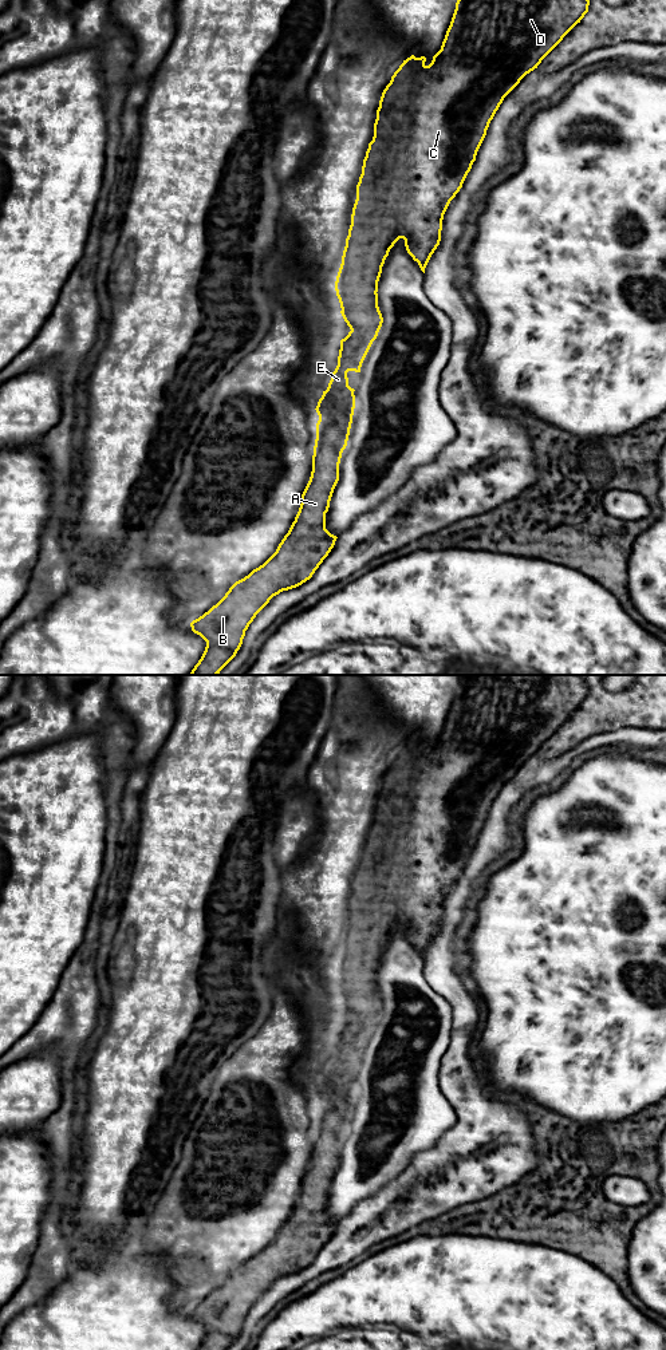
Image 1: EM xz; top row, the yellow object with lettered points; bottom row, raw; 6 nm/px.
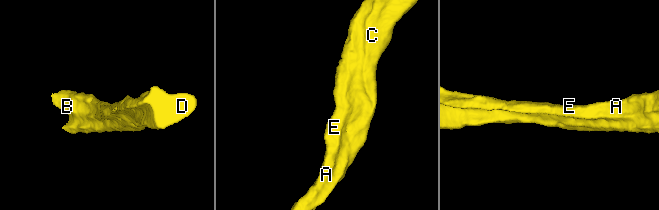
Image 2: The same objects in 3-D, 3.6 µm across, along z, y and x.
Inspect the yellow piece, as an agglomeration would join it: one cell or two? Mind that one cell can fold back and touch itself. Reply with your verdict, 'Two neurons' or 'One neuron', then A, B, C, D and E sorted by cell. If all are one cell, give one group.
One neuron. Groups: A B C D E

